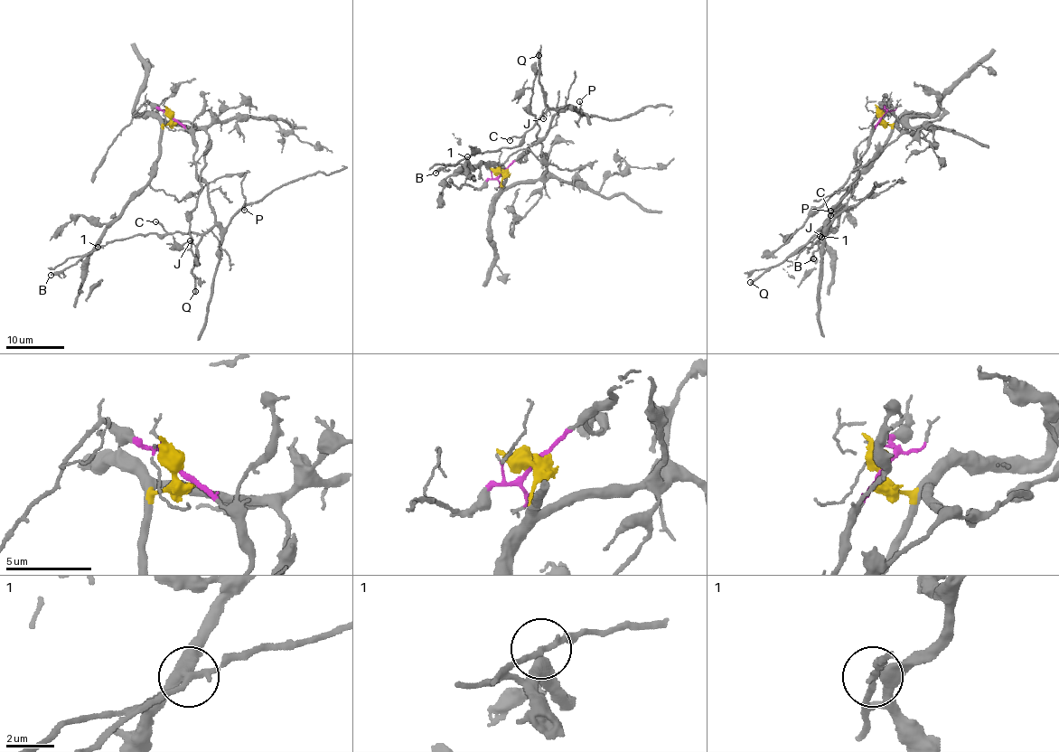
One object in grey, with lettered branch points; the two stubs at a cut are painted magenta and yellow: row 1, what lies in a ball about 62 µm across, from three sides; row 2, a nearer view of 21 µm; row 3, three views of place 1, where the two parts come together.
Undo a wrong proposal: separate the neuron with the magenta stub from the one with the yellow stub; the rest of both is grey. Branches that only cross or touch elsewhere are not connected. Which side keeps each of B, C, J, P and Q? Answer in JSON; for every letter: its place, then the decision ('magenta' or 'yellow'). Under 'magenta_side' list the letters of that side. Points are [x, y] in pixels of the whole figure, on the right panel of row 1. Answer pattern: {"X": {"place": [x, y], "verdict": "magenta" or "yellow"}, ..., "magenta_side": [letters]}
{"B": {"place": [813, 258], "verdict": "magenta"}, "C": {"place": [830, 215], "verdict": "magenta"}, "J": {"place": [821, 237], "verdict": "magenta"}, "P": {"place": [830, 211], "verdict": "magenta"}, "Q": {"place": [750, 282], "verdict": "magenta"}, "magenta_side": ["B", "C", "J", "P", "Q"]}

